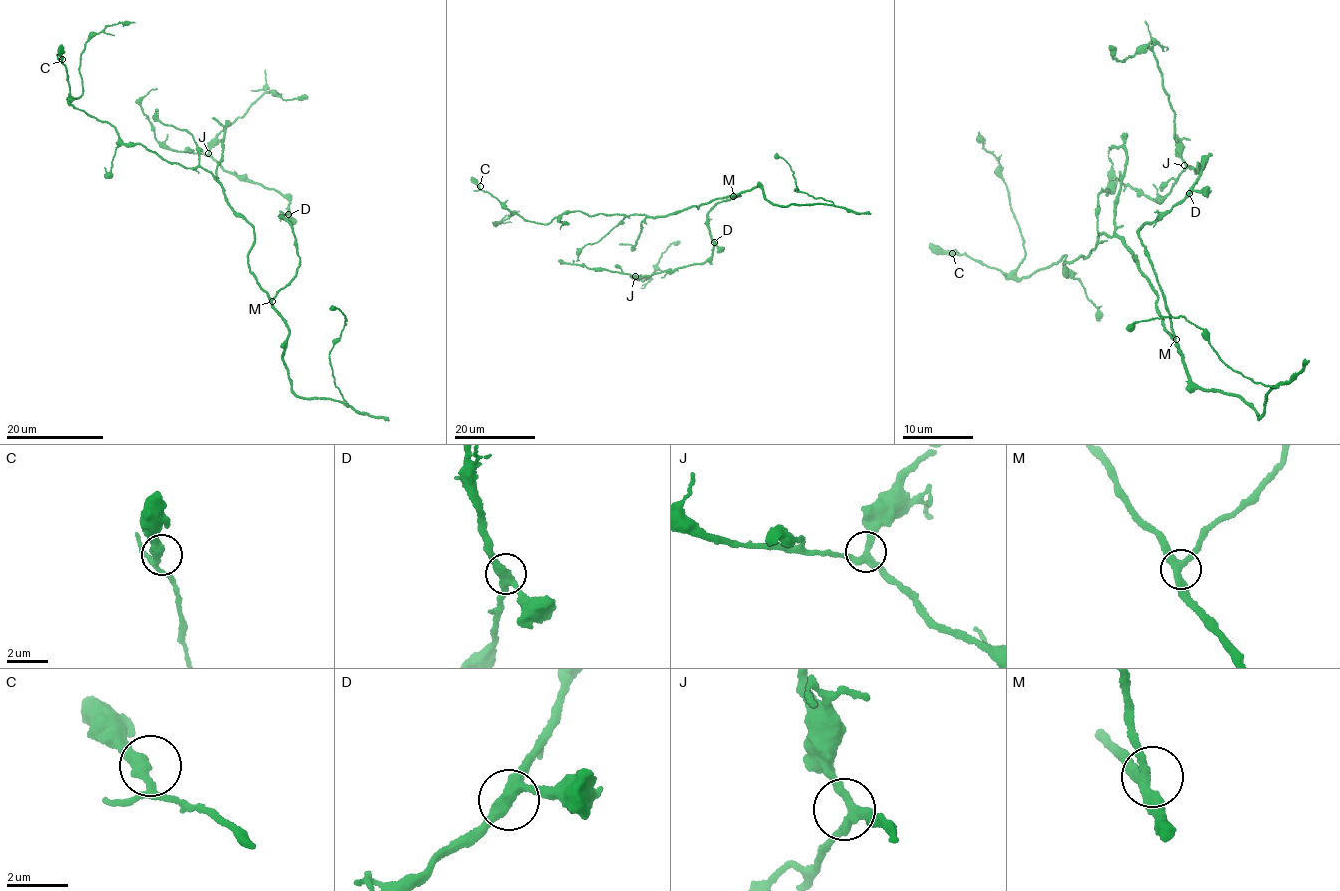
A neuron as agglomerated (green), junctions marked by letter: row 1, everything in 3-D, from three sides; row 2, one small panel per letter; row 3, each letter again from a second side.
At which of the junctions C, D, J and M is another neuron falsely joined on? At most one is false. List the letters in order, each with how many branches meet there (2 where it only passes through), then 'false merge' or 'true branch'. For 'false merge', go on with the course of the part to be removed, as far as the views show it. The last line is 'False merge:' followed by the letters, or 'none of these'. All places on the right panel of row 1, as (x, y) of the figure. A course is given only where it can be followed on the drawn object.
C: branches 3; true branch
D: branches 3; true branch
J: branches 3; true branch
M: branches 3; true branch
False merge: none of these

